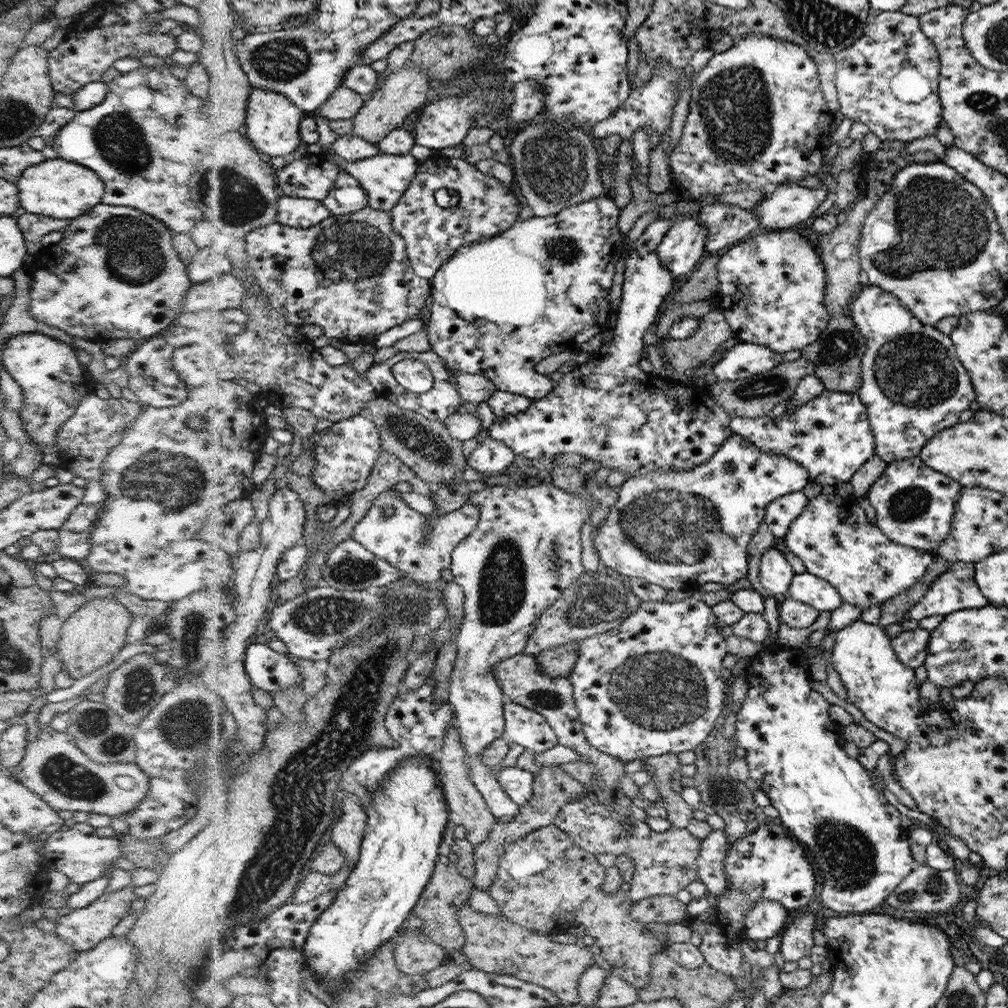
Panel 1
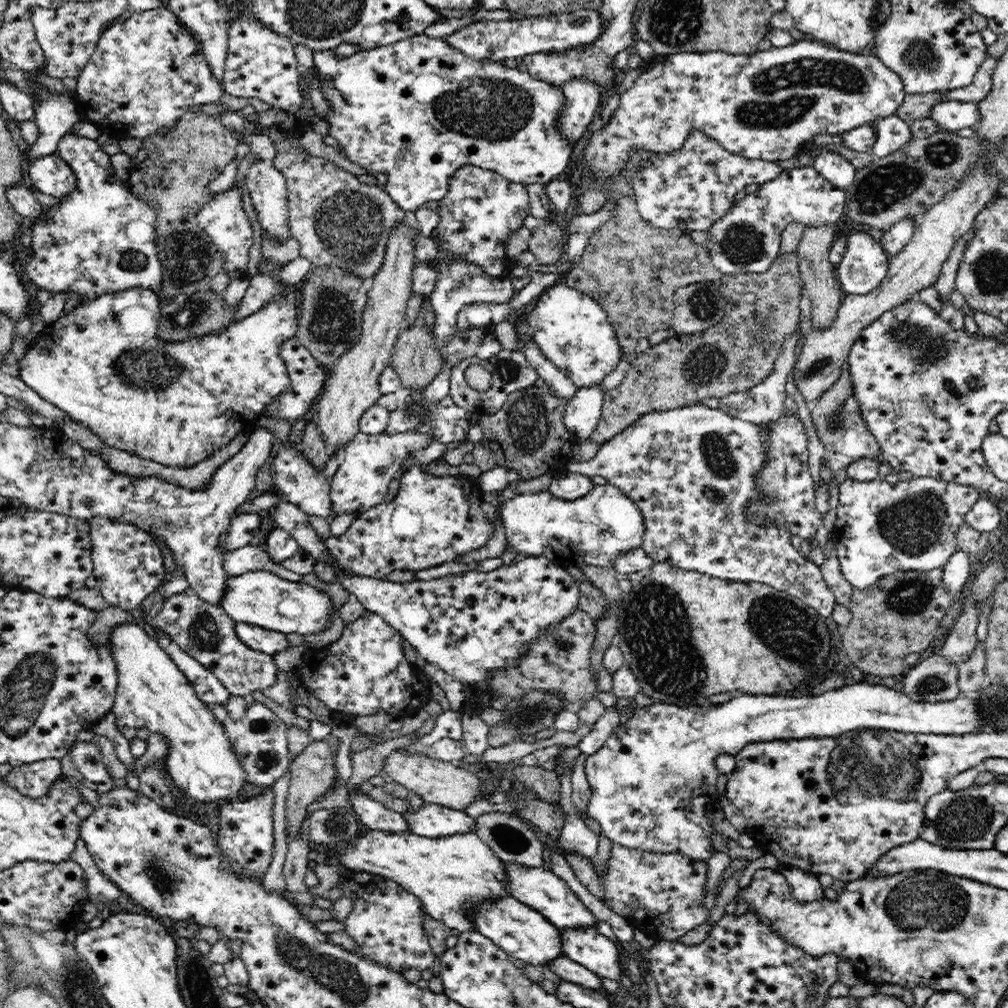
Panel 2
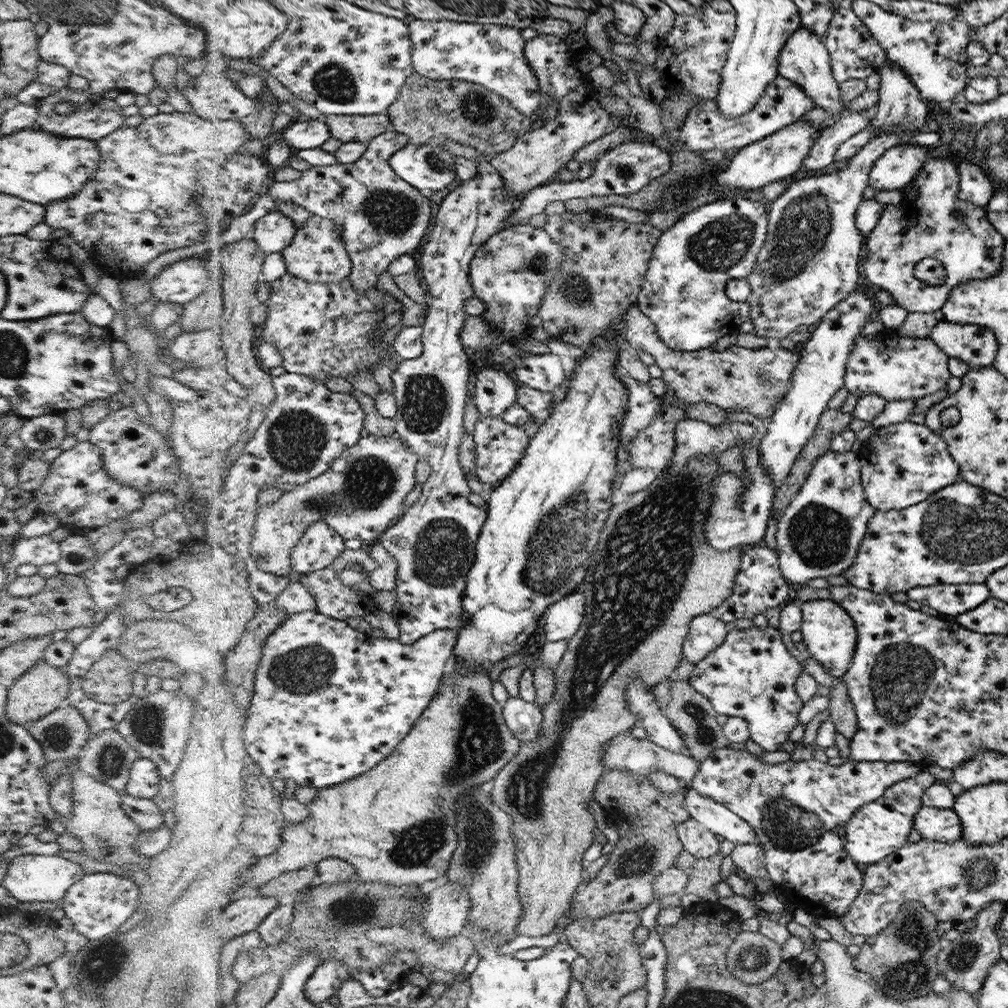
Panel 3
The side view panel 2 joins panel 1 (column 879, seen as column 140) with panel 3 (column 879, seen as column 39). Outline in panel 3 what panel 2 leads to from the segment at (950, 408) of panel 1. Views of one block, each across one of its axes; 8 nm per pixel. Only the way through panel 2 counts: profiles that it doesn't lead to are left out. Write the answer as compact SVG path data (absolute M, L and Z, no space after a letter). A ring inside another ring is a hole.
M862 334L856 338L845 374L845 387L850 394L856 394L860 398L862 395L876 393L884 397L886 402L918 400L946 387L951 377L948 371L949 356L929 336L926 338L900 336L896 348L886 346L883 341L883 337L869 340Z

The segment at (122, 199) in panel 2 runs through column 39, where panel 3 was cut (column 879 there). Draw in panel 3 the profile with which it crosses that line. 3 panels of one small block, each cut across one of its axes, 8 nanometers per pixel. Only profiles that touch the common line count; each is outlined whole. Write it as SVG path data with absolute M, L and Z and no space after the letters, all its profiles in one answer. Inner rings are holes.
M930 154L925 166L921 168L921 173L910 184L918 190L917 198L904 198L899 206L886 205L877 229L868 234L868 254L862 272L868 281L891 294L895 305L904 308L908 313L934 313L943 309L950 292L962 282L994 277L996 273L1001 272L1002 265L1005 264L1006 239L989 220L987 210L961 200L960 175L951 158L940 158ZM926 257L936 258L944 265L944 272L948 277L939 286L929 286L914 277L914 267Z

